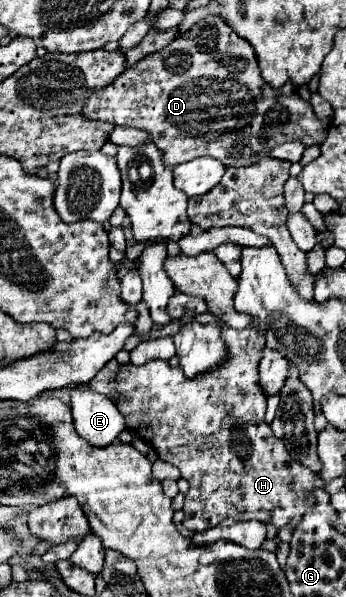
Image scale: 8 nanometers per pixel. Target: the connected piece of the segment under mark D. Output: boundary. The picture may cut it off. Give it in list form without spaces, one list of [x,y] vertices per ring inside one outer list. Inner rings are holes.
[[[208,16],[196,22],[188,34],[180,34],[166,48],[148,54],[138,64],[126,68],[112,84],[94,92],[80,112],[88,120],[144,128],[152,136],[156,148],[160,148],[166,166],[178,166],[200,156],[212,156],[226,168],[252,166],[268,156],[278,144],[300,140],[302,144],[312,146],[322,144],[328,136],[312,106],[296,94],[292,84],[278,90],[264,82],[254,48],[232,28],[228,28],[220,16]]]

